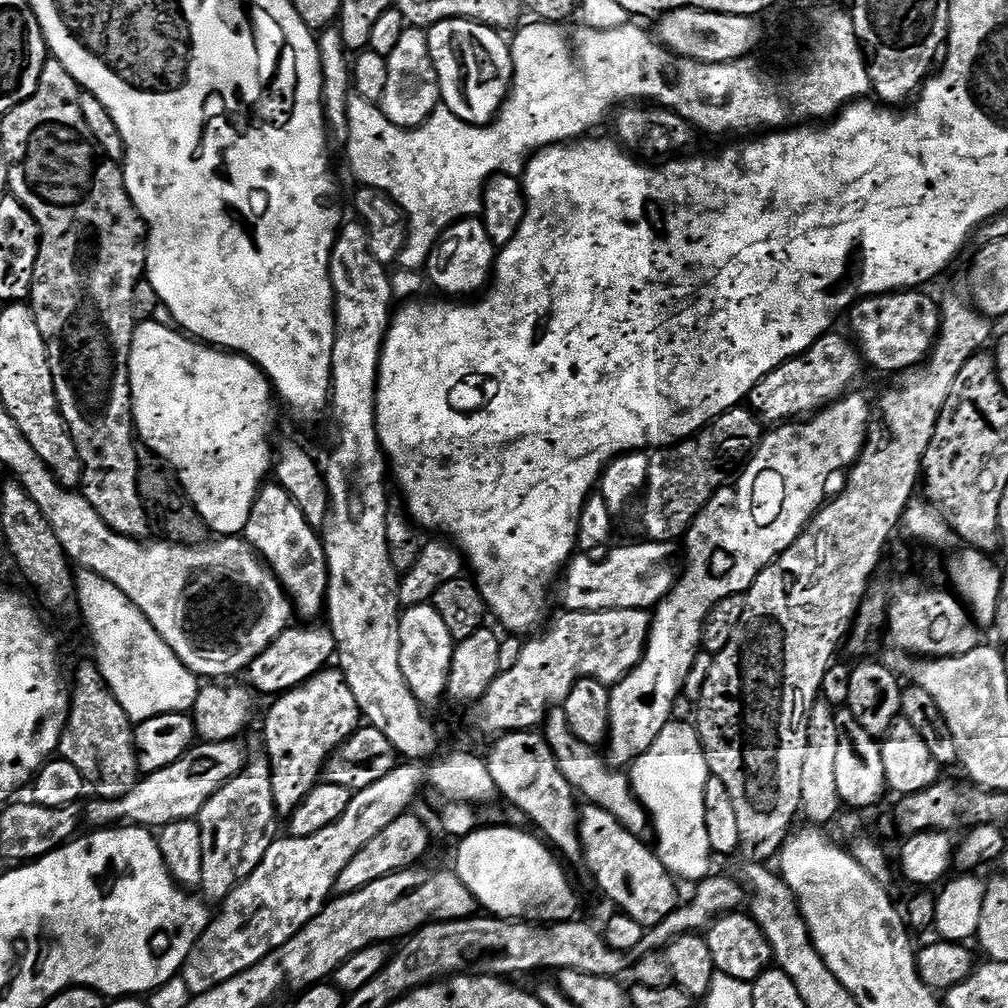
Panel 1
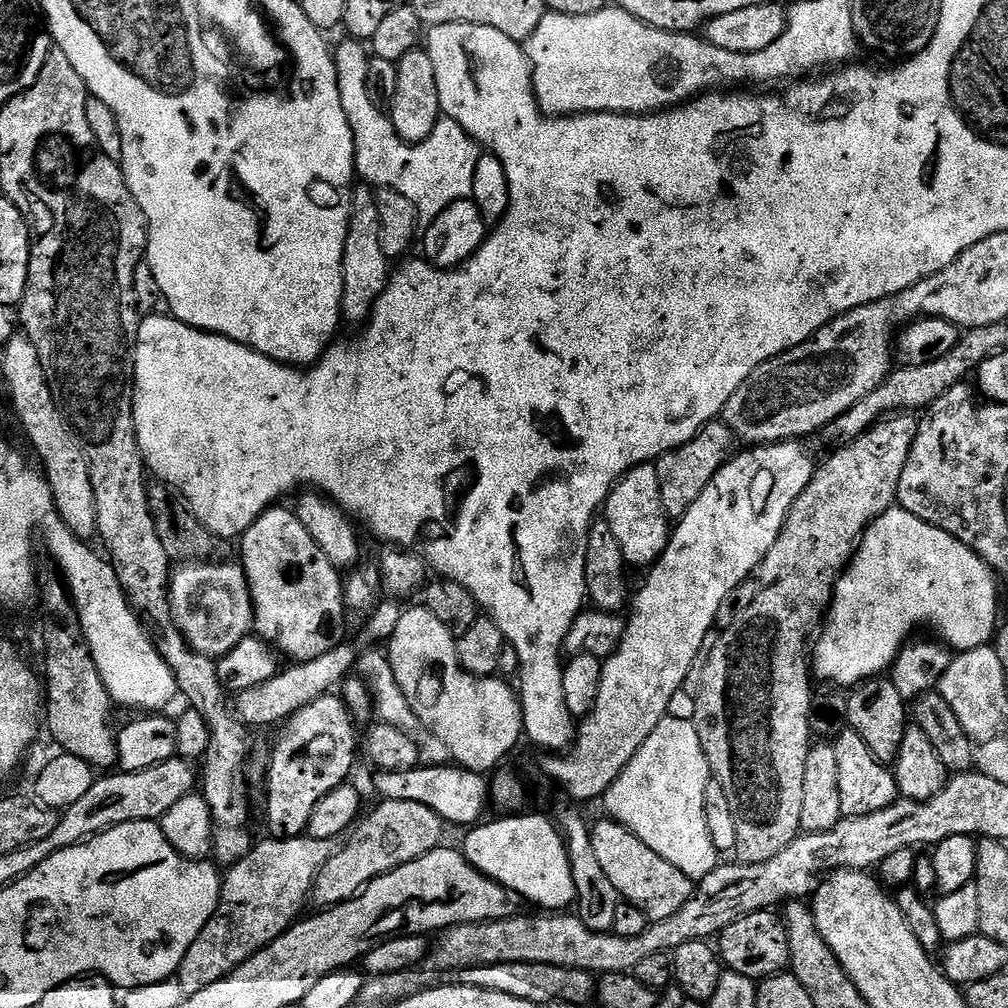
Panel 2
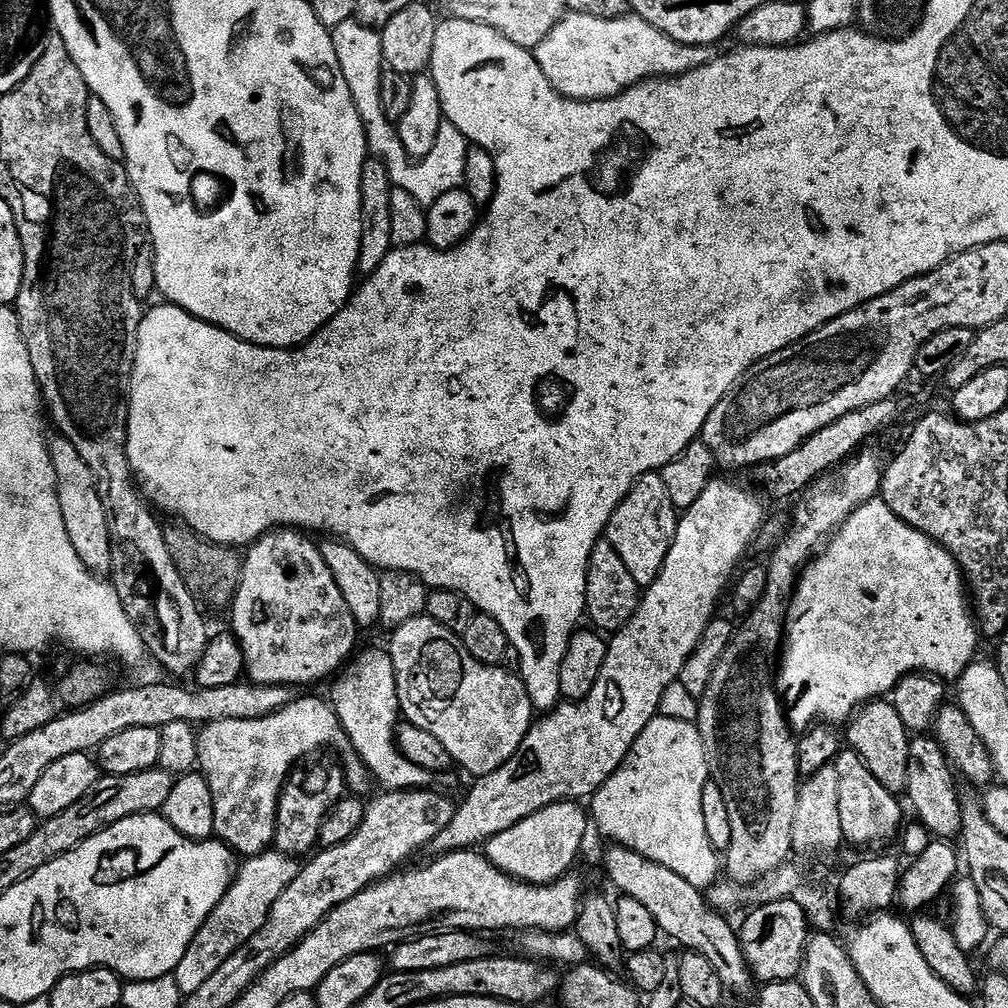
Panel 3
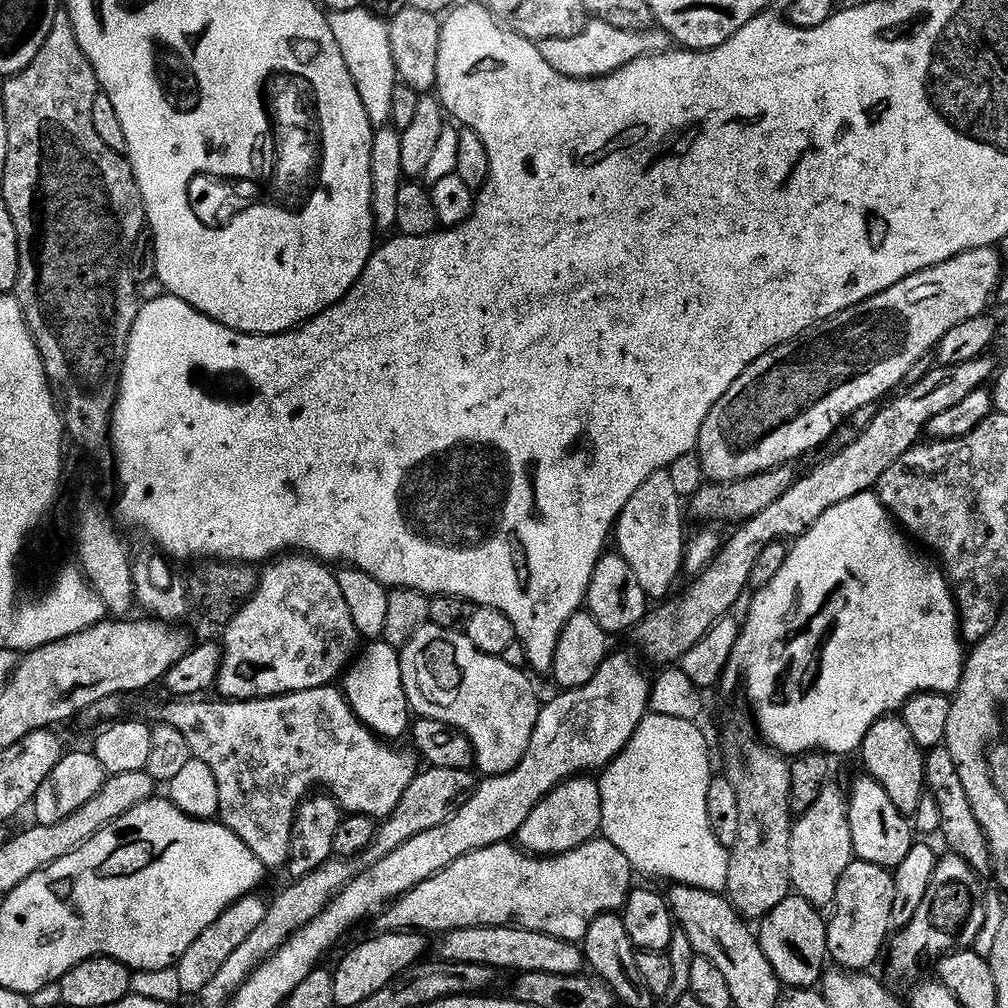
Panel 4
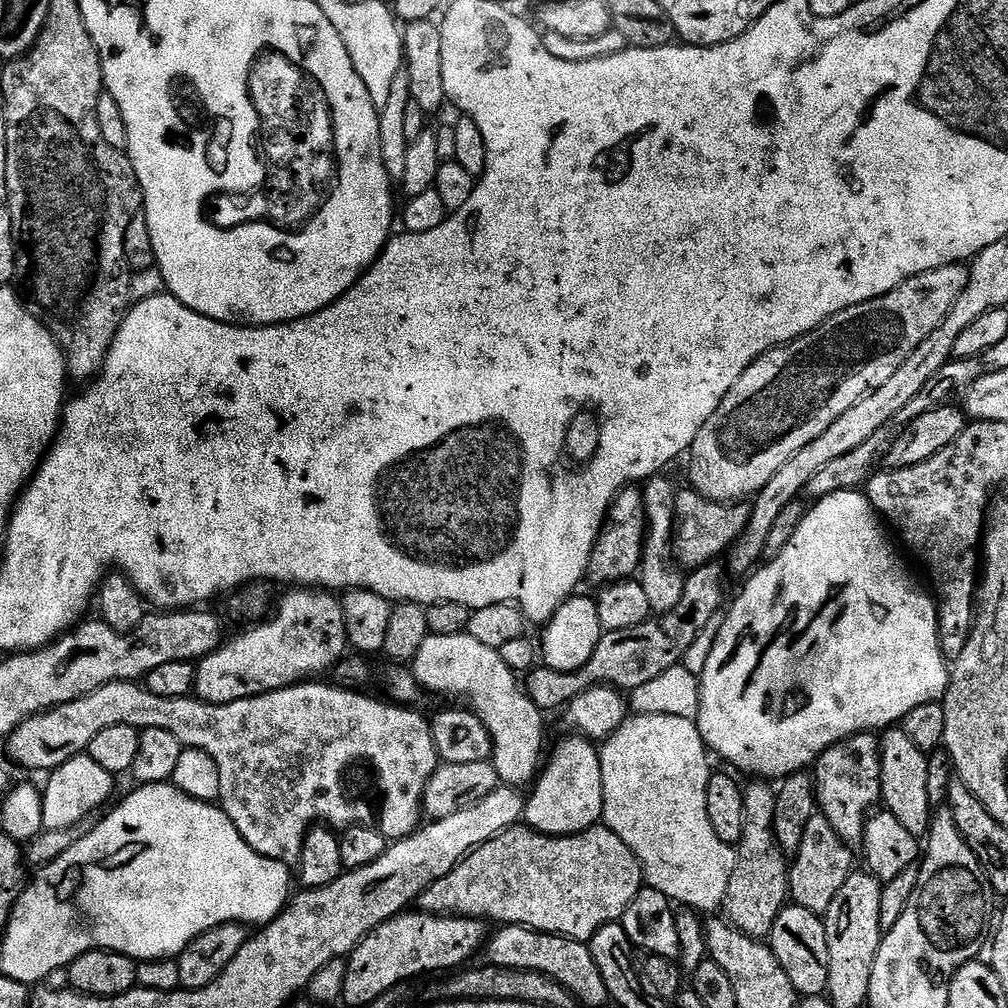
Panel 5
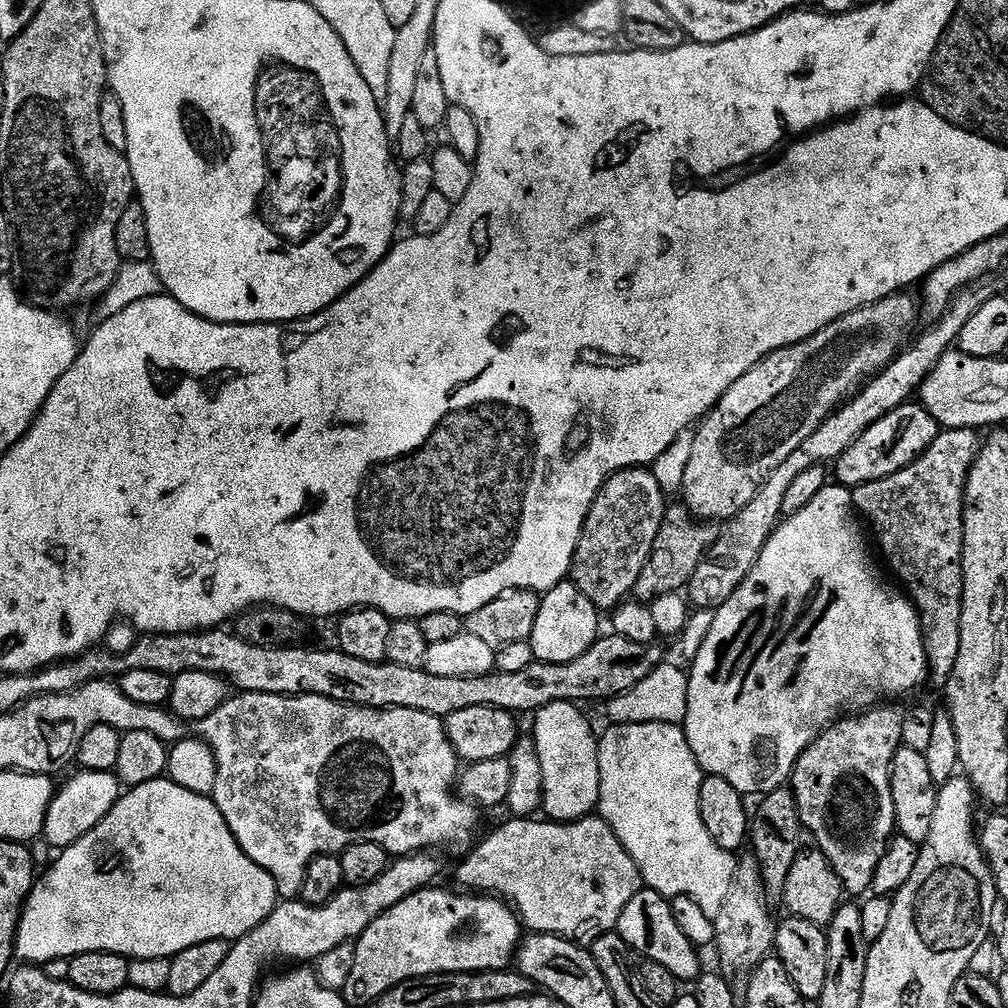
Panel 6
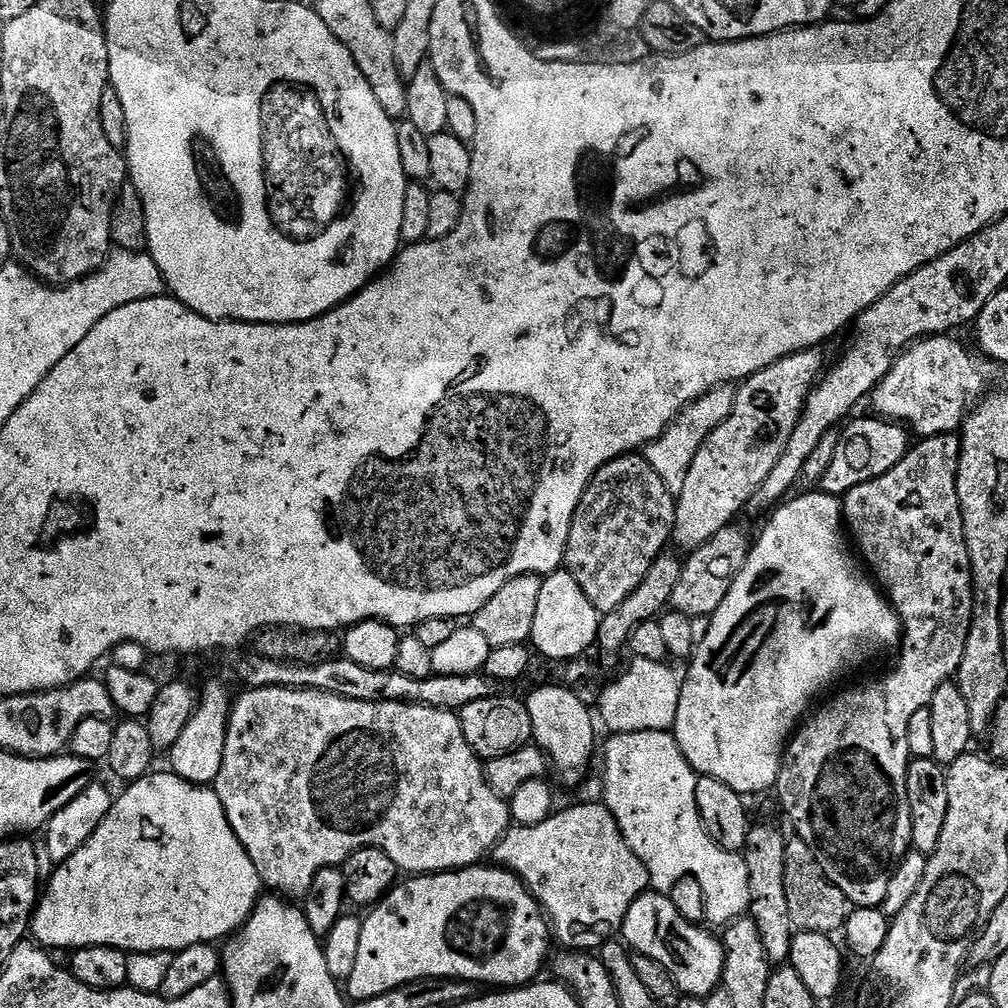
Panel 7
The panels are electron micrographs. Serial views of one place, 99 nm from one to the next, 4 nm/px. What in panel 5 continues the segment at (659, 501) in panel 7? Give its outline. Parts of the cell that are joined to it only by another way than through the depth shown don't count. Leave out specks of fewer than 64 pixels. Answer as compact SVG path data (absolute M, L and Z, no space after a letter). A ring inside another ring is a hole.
M636 486L623 488L612 501L612 507L609 508L604 524L600 527L600 536L592 547L586 573L587 583L603 586L635 577L640 566L641 555L644 553L645 531L643 491Z

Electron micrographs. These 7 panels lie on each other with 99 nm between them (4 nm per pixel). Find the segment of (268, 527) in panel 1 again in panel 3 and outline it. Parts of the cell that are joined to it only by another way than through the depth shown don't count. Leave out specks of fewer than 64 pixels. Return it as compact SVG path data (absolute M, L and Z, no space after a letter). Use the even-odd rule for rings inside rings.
M286 527L267 532L247 549L244 574L230 605L231 612L230 631L240 644L244 670L253 684L316 684L327 676L335 677L358 648L354 614L350 614L350 606L346 606L342 593L338 591L338 582L334 582L334 574L330 574L330 566L326 566L326 558L322 558L319 543L300 530Z

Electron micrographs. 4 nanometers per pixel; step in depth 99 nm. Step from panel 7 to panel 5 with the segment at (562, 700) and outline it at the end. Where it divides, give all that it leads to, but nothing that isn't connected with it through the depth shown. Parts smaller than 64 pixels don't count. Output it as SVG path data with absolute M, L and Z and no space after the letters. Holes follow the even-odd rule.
M579 734L568 735L572 736L558 741L552 757L549 760L547 757L524 806L523 823L544 836L573 836L597 827L604 819L602 766L597 745Z

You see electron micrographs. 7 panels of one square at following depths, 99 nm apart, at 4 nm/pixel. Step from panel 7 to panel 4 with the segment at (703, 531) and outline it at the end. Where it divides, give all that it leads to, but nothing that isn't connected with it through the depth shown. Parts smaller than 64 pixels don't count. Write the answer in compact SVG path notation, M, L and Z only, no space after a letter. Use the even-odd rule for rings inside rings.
M995 247L975 248L969 252L963 252L952 260L947 260L944 264L936 265L935 268L927 268L921 272L915 272L913 276L907 276L902 282L890 286L890 290L886 290L869 300L863 300L858 306L824 321L823 324L816 325L811 332L801 336L799 340L792 340L788 344L778 346L772 352L767 352L762 358L758 358L758 362L749 366L742 374L742 378L738 378L738 382L734 382L734 386L730 386L730 390L726 390L726 394L722 394L720 401L710 410L706 422L702 422L702 430L695 451L699 455L705 481L713 484L725 484L742 478L750 478L759 472L771 472L773 468L781 468L784 464L796 462L799 456L804 456L807 452L822 447L827 440L829 443L835 437L836 431L843 428L846 422L851 421L854 413L871 404L879 405L885 397L895 393L907 381L913 366L921 363L927 352L928 355L935 353L942 338L946 338L946 334L950 334L950 330L954 330L954 326L962 326L962 322L966 322L970 318L985 315L989 311L988 303L993 303L996 289L1000 286L1001 271L1002 261L999 251Z

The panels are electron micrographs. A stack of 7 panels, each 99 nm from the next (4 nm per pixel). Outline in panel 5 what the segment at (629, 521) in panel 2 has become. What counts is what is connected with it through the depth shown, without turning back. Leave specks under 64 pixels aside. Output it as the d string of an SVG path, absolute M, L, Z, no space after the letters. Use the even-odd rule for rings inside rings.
M653 478L643 485L644 518L644 553L640 558L638 579L642 590L646 590L646 602L650 602L652 612L663 614L674 610L682 598L685 577L674 563L672 555L672 534L676 526L676 494L677 485L672 485L664 478ZM681 575L681 576L680 576Z

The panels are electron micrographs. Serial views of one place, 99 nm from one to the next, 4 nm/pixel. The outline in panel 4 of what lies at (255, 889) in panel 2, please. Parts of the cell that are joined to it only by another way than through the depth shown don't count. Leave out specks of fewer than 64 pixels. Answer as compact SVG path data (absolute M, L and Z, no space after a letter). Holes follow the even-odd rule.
M249 894L231 904L218 918L218 922L210 922L210 926L206 926L206 930L202 930L202 934L194 938L190 950L186 950L186 954L182 954L176 961L174 967L178 970L178 982L185 994L199 994L206 982L210 982L210 978L218 974L218 969L224 965L226 958L230 958L230 954L234 954L234 950L238 950L238 946L246 942L248 935L254 934L254 930L262 923L262 918L266 918L268 909L268 904L258 897L259 895Z

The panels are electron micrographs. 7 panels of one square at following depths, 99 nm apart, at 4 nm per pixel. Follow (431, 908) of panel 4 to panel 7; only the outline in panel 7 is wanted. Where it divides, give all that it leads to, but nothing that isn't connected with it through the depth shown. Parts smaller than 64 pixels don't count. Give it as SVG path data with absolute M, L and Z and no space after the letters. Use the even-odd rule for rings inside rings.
M603 803L596 804L576 804L573 808L564 808L553 811L552 815L546 818L546 822L538 822L538 826L512 826L509 827L508 833L496 843L494 849L495 863L501 868L506 868L514 875L520 877L520 881L526 885L532 892L532 897L543 907L544 915L548 917L551 927L554 929L554 936L557 941L560 940L565 949L568 950L596 950L600 945L608 940L613 939L621 931L626 918L627 911L638 897L649 891L648 871L643 862L638 858L638 854L634 854L634 850L630 850L630 846L626 842L626 838L622 834L622 830L618 826L618 822L614 818L614 814L610 814L610 810L605 808Z

